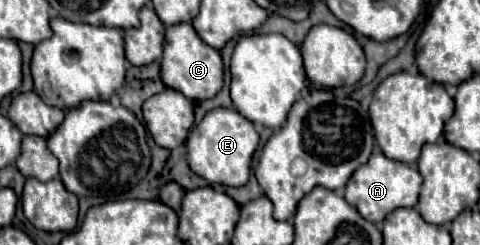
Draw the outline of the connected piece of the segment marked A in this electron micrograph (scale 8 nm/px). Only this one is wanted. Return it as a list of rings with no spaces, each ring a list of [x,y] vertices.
[[[382,152],[372,154],[366,164],[362,164],[346,184],[346,202],[356,206],[358,212],[372,224],[384,222],[384,218],[396,208],[412,208],[418,202],[422,186],[422,176],[414,166],[386,158]]]

